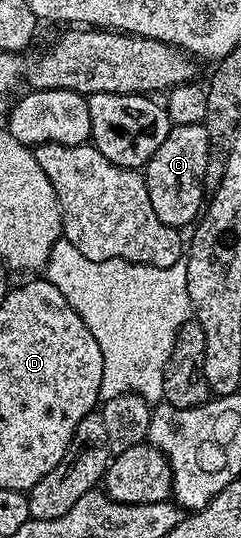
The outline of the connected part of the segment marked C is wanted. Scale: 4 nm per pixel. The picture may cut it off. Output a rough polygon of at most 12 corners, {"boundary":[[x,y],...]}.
{"boundary":[[205,123],[175,124],[144,169],[162,224],[204,208]]}

